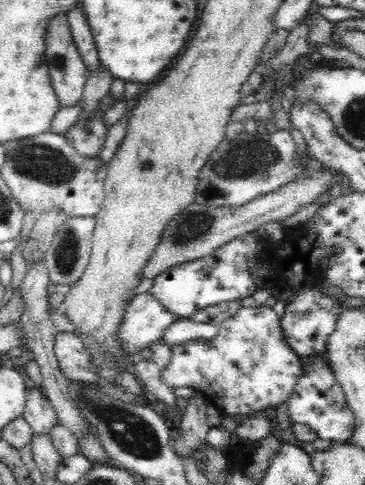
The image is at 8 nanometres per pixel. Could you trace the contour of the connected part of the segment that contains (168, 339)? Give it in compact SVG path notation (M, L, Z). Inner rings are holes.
M176 319L172 321L161 334L159 340L166 348L176 348L190 341L204 341L214 338L218 334L218 327L207 322L190 319Z

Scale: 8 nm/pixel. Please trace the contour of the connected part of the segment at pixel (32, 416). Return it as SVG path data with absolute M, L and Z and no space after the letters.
M35 387L28 390L24 412L21 414L30 425L33 435L51 438L52 428L59 422L57 414L49 400Z

